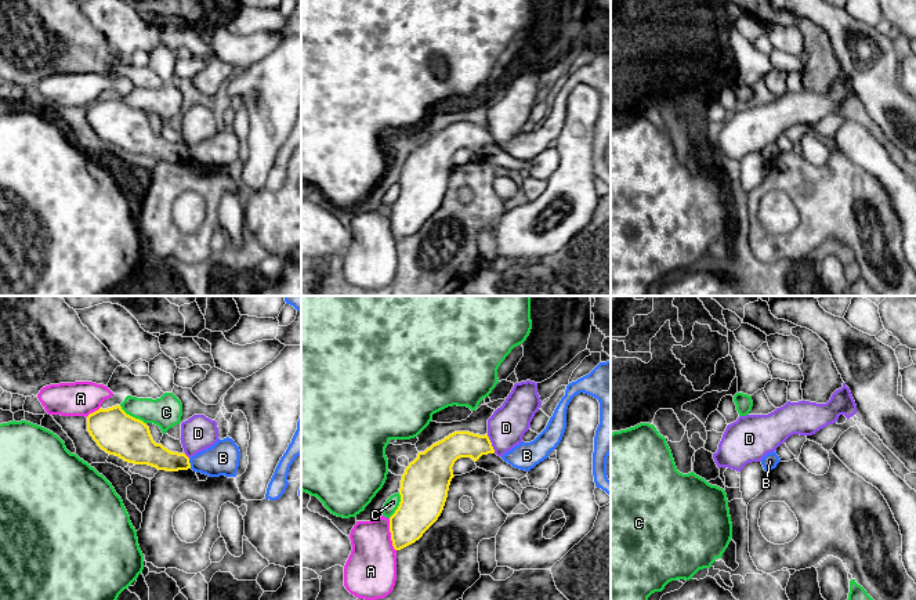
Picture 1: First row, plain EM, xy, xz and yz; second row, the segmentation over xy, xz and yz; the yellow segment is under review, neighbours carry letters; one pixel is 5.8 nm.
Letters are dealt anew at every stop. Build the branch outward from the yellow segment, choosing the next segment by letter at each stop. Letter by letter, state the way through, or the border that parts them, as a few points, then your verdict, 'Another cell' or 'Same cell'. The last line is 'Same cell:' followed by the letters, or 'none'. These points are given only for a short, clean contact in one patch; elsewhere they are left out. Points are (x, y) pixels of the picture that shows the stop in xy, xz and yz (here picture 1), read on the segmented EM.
A: Another cell
B: Boundary: xy (188, 458), (191, 467). Another cell
C: Another cell
D: Another cell
Same cell: none

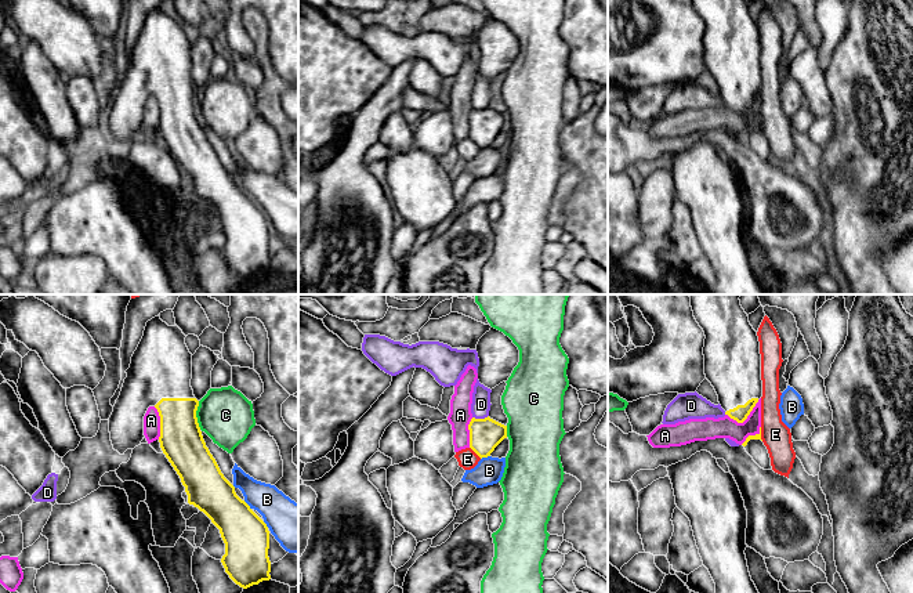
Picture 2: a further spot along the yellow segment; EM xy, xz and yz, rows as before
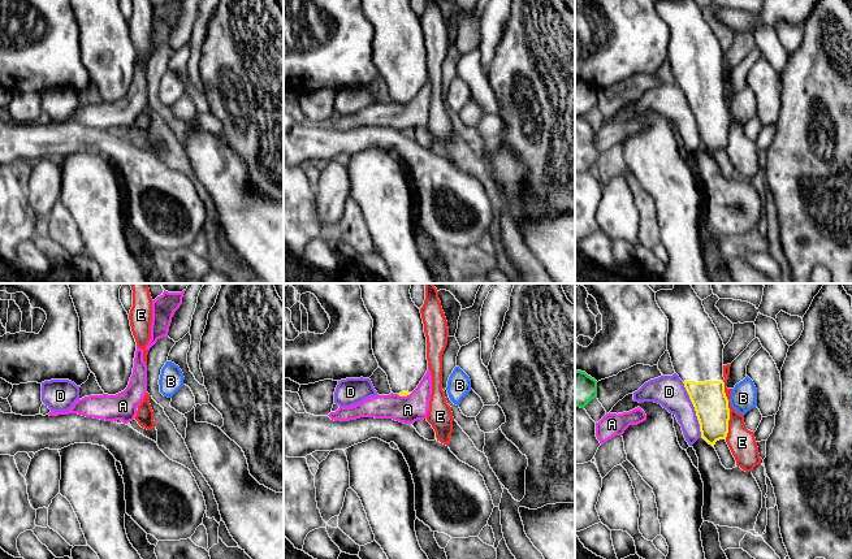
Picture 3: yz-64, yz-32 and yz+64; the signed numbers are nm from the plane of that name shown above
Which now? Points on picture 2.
A: Boundary: yz (758, 400), (742, 422), (736, 422), (725, 415). Another cell
B: Another cell
C: Boundary: xy (198, 401), (196, 422), (200, 429). Another cell
D: Boundary: xz (488, 415), (473, 418). Another cell
E: Another cell
Same cell: none

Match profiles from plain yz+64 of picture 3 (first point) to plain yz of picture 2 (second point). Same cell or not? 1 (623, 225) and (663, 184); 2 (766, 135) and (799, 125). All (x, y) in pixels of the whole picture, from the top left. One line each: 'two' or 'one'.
1: one
2: two

